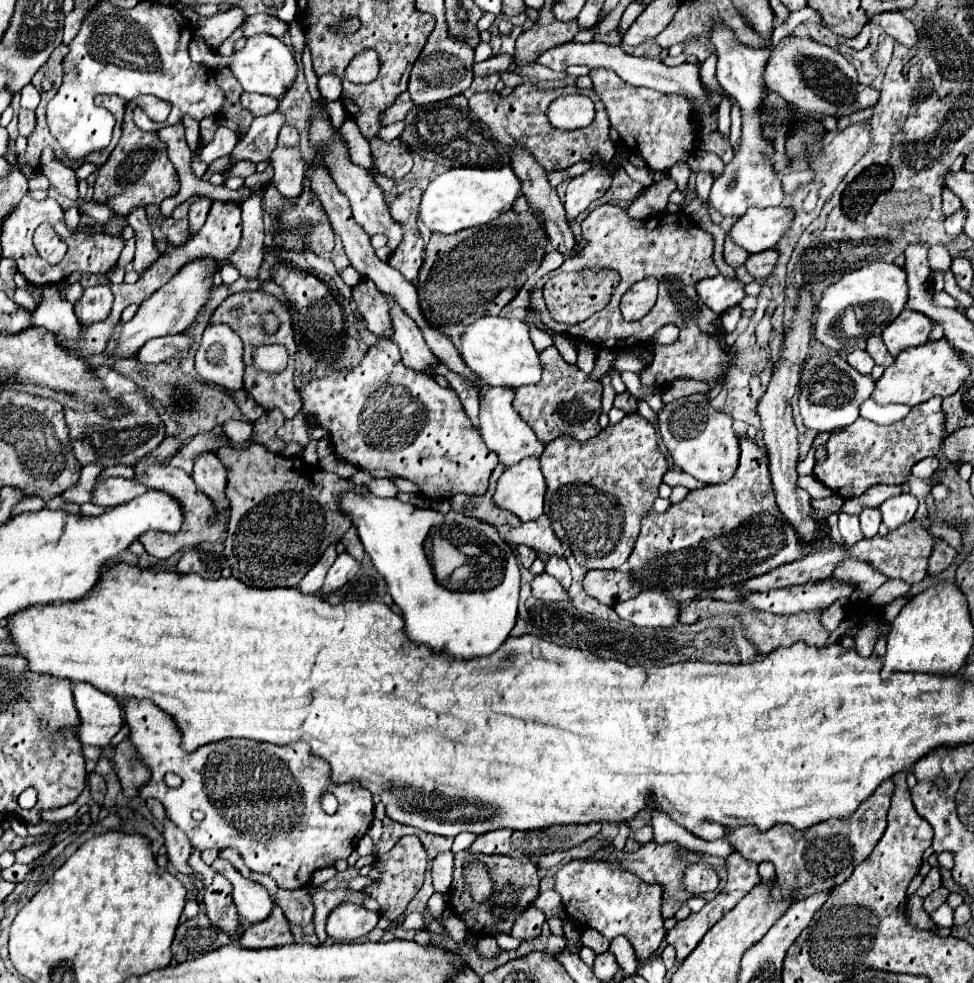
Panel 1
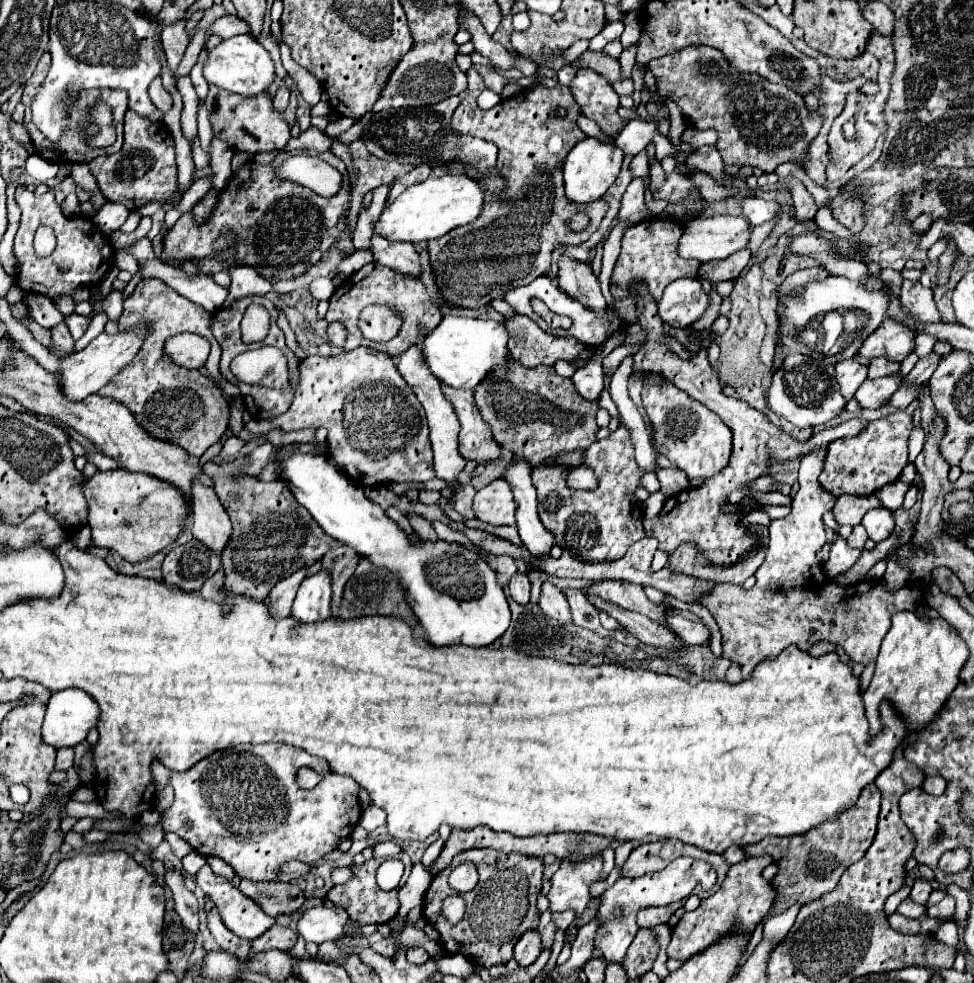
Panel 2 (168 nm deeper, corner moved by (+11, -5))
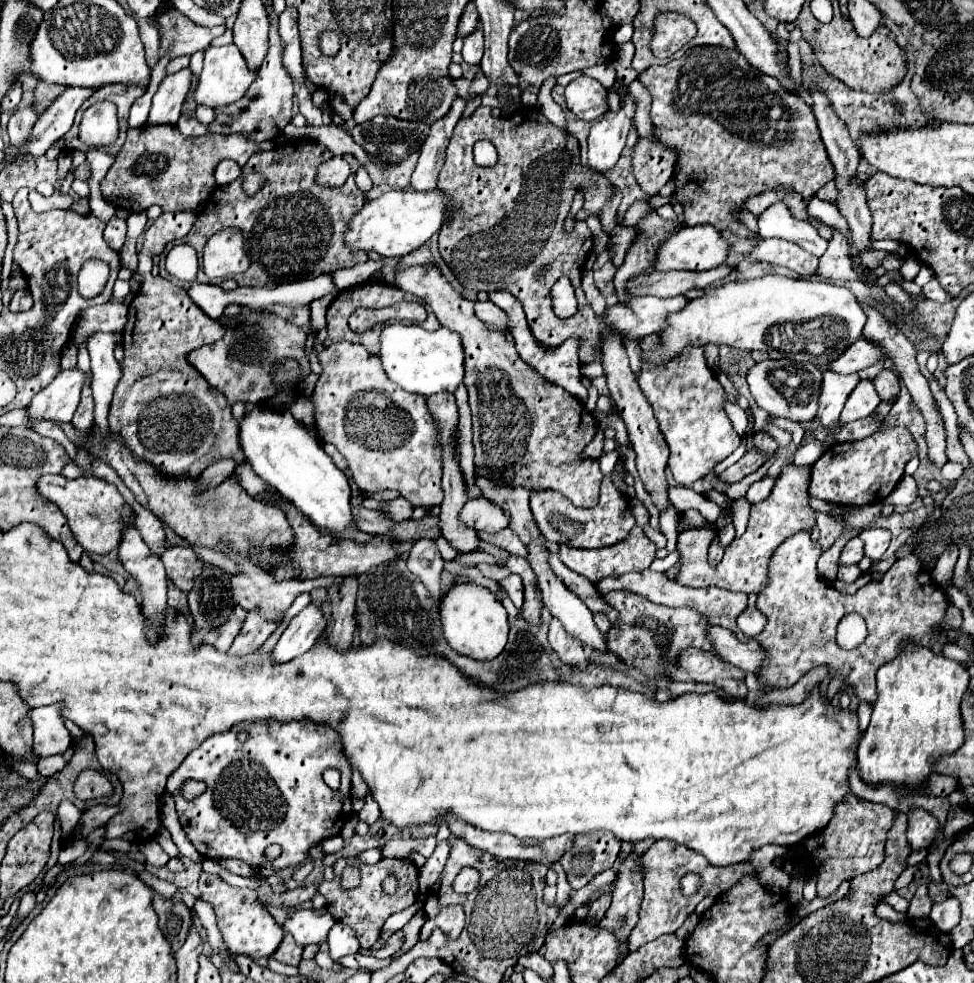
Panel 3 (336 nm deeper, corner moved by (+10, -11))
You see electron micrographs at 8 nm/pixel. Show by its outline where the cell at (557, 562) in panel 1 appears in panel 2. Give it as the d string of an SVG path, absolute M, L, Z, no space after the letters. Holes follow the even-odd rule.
M550 581L542 583L542 593L540 593L538 605L548 617L558 619L560 623L570 623L572 621L570 619L570 607L566 603L564 593L556 585L552 585Z

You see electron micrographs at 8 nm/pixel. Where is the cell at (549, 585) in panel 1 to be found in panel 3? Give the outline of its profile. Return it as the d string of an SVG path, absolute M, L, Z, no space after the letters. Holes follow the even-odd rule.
M509 575L503 581L499 581L499 585L505 589L507 597L515 603L515 607L521 609L521 605L523 605L523 583L521 583L521 577Z

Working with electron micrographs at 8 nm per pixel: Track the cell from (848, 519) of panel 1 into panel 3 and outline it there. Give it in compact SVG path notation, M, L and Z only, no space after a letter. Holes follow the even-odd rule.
M857 565L839 567L839 573L837 573L837 577L839 577L841 581L845 581L845 583L855 583L855 581L859 579L859 575L861 575L861 569L859 569Z

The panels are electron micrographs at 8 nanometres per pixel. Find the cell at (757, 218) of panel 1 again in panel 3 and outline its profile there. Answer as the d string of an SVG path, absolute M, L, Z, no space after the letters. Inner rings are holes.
M693 225L693 227L683 227L681 231L661 241L653 269L655 271L673 271L673 269L703 271L703 269L713 269L723 265L727 261L727 255L729 255L729 243L723 241L723 237L713 229L713 225Z

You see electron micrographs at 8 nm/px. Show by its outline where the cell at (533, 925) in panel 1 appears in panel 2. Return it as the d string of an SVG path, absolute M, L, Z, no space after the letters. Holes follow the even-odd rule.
M526 931L518 939L518 943L514 947L514 959L520 965L530 965L530 963L534 963L538 959L540 951L542 949L540 949L540 935L538 935L538 931Z

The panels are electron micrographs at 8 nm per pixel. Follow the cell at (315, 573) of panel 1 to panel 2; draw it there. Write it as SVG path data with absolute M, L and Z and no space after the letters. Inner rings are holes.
M308 567L292 573L290 577L282 579L280 583L274 585L272 593L268 595L268 601L270 601L270 611L274 617L288 617L292 613L292 601L296 597L296 591L300 587L300 583L304 581L308 573Z

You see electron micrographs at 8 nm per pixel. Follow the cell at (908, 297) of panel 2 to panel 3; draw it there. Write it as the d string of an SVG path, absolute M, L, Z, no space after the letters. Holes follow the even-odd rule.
M937 279L929 281L925 287L923 287L923 293L927 299L933 299L933 301L951 301L951 295L939 285Z

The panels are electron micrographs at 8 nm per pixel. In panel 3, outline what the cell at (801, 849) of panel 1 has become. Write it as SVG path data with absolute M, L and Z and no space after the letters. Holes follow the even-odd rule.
M863 799L839 803L829 825L821 833L807 837L795 847L797 853L807 855L805 871L813 871L819 875L819 881L817 881L819 897L831 895L845 879L853 879L855 875L873 871L883 863L887 831L891 829L895 817L897 817L897 811L889 809L887 805L879 805Z

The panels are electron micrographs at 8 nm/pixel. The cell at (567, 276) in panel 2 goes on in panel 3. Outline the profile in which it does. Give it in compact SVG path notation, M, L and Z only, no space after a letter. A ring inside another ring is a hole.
M605 335L603 337L601 363L603 363L603 369L605 369L605 377L607 377L611 399L613 399L617 411L621 413L621 417L623 417L623 421L627 425L633 449L637 453L637 469L639 469L641 481L645 485L645 491L651 495L653 505L661 513L661 511L671 507L671 501L669 501L669 481L665 477L665 467L667 467L667 459L669 459L669 447L667 447L661 431L659 431L657 419L655 419L647 399L643 397L643 393L641 393L641 389L637 385L637 377L629 369L629 359L627 359L625 347L621 345L621 337L617 337L617 335Z

